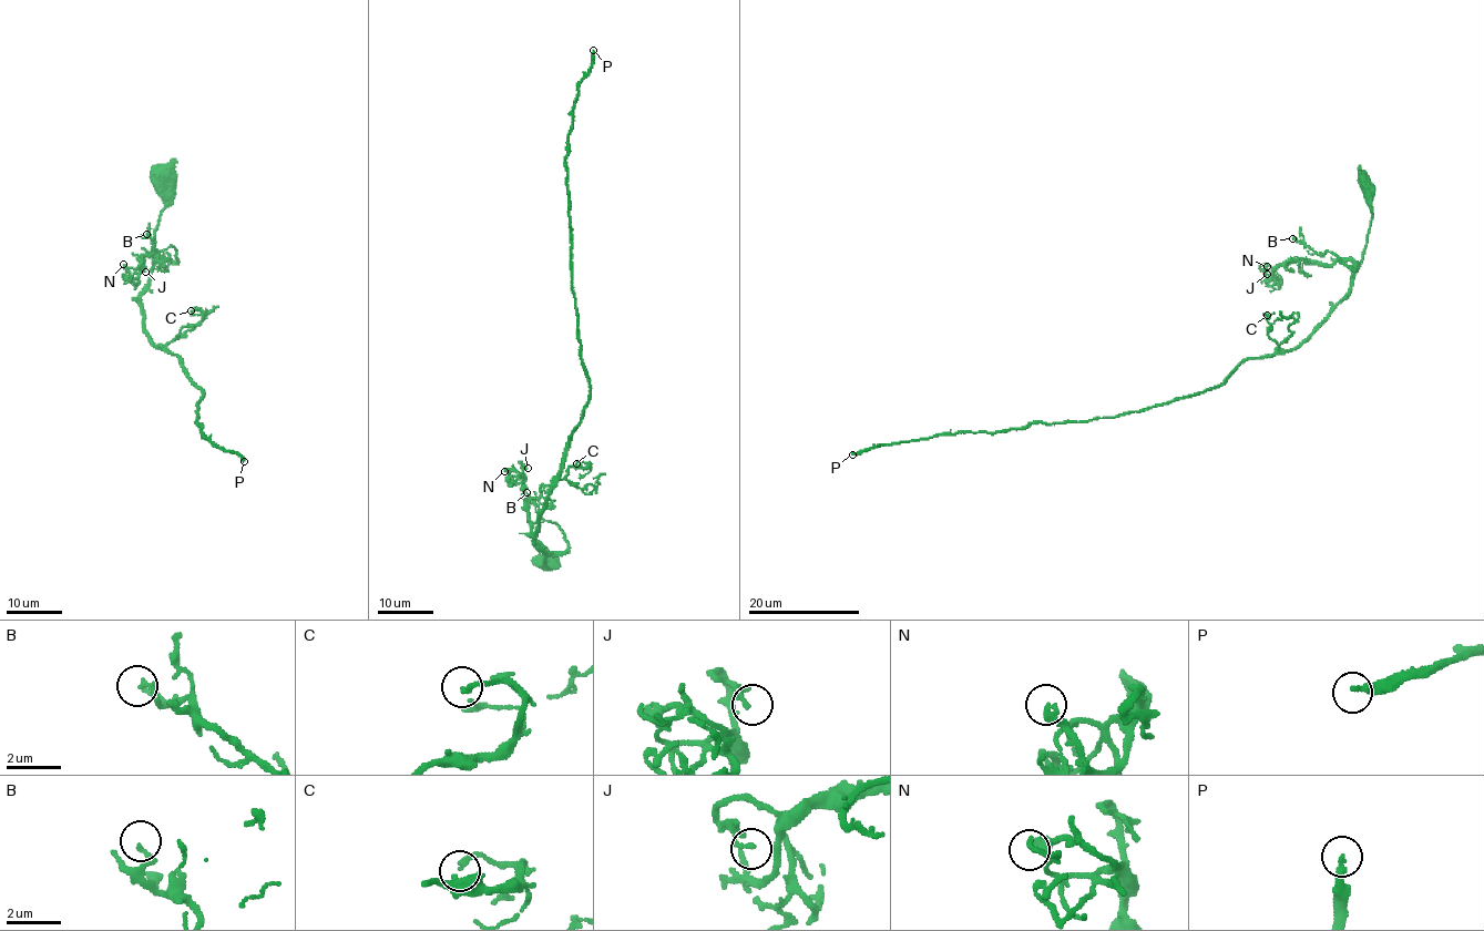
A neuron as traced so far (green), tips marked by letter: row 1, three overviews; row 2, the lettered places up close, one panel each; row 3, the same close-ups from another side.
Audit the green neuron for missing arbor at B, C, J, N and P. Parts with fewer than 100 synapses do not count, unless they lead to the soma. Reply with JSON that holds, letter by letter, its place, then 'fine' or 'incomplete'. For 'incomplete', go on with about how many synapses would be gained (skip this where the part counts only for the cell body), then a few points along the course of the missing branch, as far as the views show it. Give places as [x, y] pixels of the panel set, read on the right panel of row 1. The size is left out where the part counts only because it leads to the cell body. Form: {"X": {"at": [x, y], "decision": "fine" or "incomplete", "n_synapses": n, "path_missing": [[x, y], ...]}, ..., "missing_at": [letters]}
{"B": {"at": [1292, 238], "decision": "fine"}, "C": {"at": [1267, 315], "decision": "fine"}, "J": {"at": [1267, 274], "decision": "fine"}, "N": {"at": [1267, 266], "decision": "fine"}, "P": {"at": [852, 454], "decision": "incomplete", "n_synapses": 400}, "missing_at": ["P"]}

